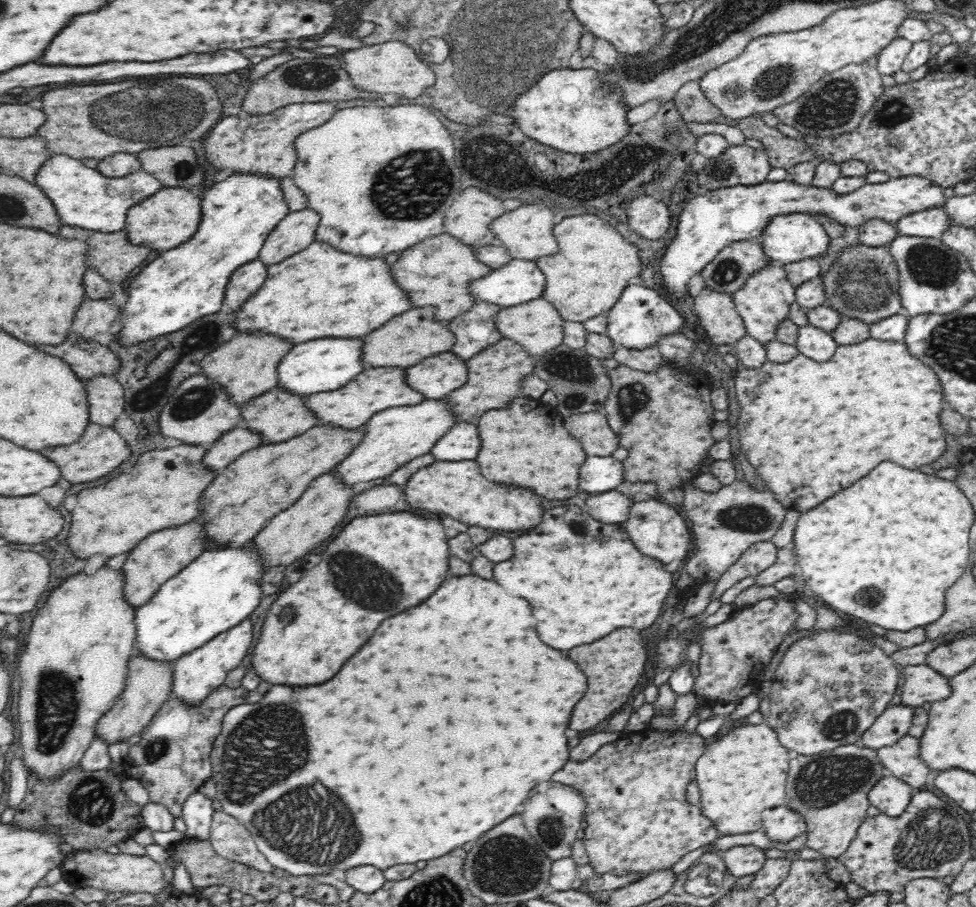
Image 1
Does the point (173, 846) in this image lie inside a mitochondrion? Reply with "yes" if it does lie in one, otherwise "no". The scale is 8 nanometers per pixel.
no

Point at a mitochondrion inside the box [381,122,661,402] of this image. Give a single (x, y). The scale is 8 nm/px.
(492, 160)

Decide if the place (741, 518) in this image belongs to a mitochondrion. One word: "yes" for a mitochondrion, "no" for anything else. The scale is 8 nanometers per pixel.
yes

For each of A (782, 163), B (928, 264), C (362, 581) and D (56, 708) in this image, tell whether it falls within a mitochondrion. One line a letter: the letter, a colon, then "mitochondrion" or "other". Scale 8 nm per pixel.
A: other
B: mitochondrion
C: mitochondrion
D: mitochondrion

